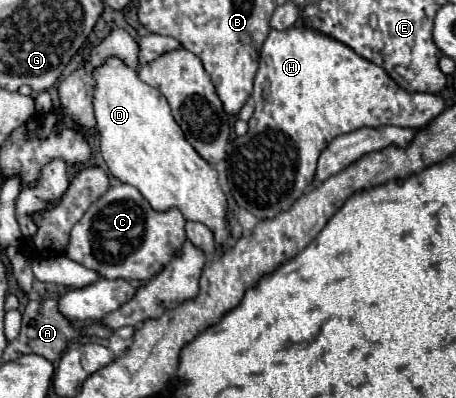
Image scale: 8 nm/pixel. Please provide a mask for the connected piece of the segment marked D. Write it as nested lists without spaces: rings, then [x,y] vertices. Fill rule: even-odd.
[[[109,58],[103,66],[95,70],[97,88],[93,94],[93,106],[95,106],[95,118],[97,118],[97,132],[101,140],[101,154],[109,166],[109,172],[137,190],[141,190],[141,196],[153,206],[153,210],[171,210],[179,208],[181,214],[191,222],[201,222],[209,226],[209,230],[215,236],[215,242],[219,246],[225,246],[231,238],[231,228],[227,220],[227,198],[219,186],[217,170],[205,162],[197,150],[185,140],[181,128],[173,120],[173,114],[169,110],[169,104],[165,96],[139,80],[137,72],[125,66],[119,58]]]

